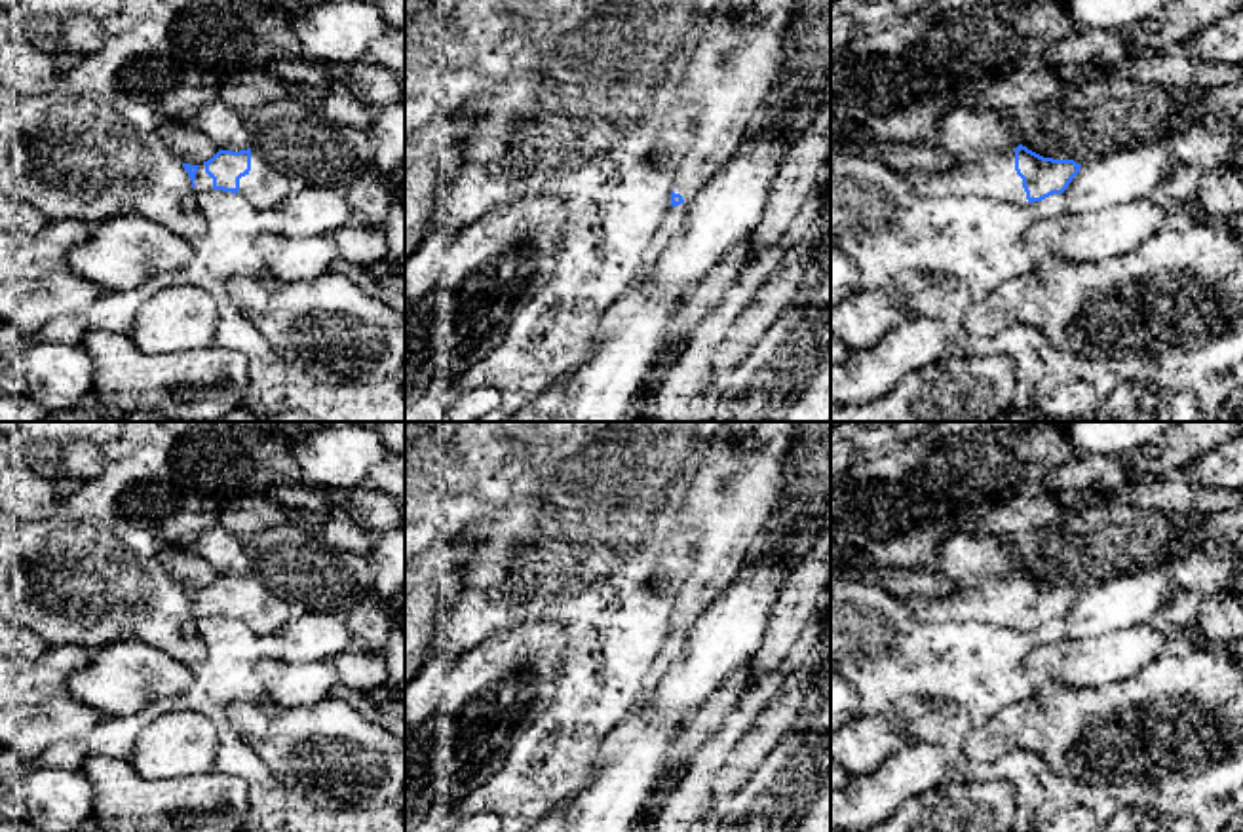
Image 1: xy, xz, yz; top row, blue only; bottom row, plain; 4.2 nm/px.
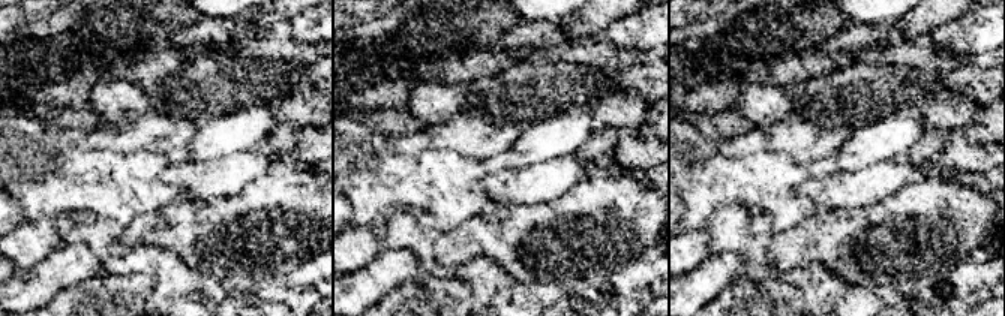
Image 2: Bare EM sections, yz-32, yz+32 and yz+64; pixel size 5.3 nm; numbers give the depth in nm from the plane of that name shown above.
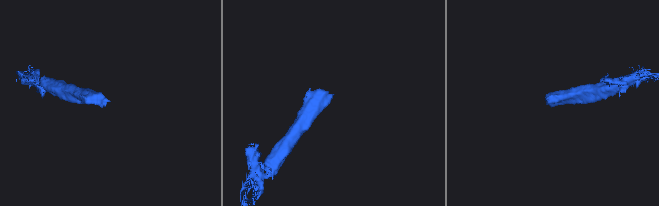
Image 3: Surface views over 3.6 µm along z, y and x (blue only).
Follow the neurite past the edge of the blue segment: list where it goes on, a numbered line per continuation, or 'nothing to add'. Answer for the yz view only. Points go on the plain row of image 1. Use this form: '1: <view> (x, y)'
1: yz (993, 603)

